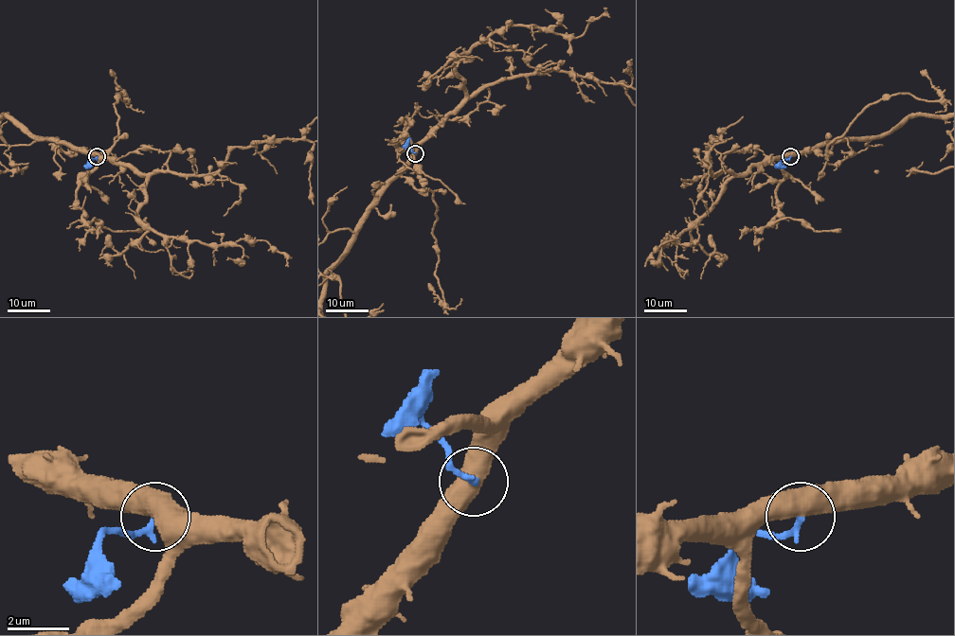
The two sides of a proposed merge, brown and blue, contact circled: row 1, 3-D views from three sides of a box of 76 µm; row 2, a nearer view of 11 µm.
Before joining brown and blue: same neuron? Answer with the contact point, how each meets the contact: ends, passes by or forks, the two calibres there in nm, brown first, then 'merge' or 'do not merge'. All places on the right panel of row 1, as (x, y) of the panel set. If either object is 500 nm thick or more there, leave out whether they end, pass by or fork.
(790, 156) | 550/200 nm | do not merge

